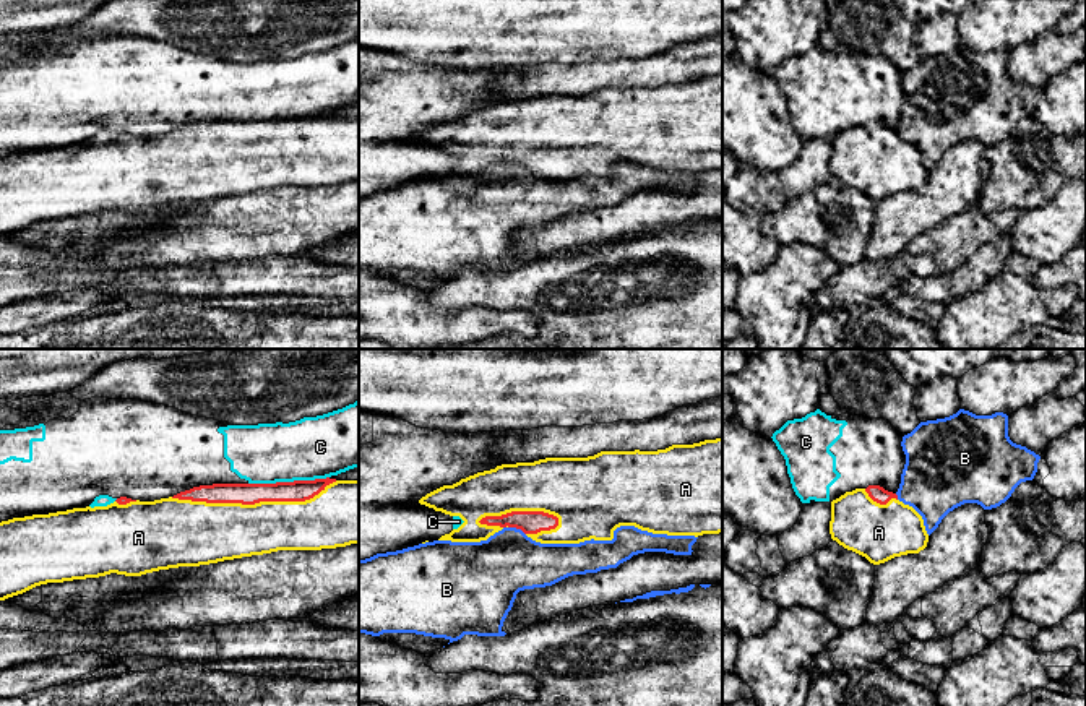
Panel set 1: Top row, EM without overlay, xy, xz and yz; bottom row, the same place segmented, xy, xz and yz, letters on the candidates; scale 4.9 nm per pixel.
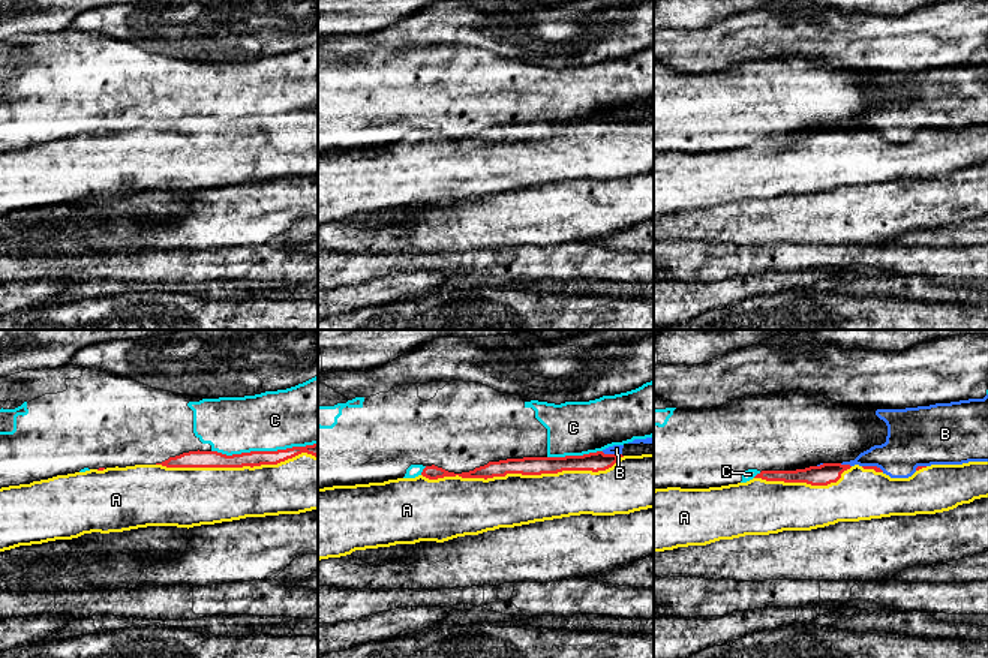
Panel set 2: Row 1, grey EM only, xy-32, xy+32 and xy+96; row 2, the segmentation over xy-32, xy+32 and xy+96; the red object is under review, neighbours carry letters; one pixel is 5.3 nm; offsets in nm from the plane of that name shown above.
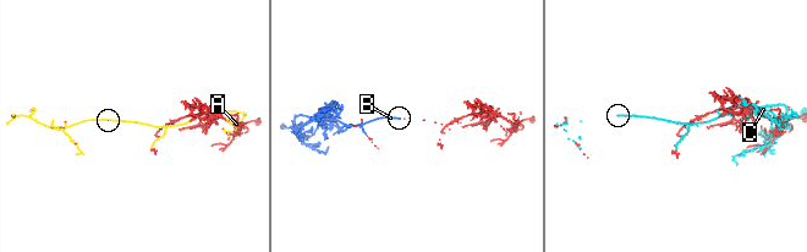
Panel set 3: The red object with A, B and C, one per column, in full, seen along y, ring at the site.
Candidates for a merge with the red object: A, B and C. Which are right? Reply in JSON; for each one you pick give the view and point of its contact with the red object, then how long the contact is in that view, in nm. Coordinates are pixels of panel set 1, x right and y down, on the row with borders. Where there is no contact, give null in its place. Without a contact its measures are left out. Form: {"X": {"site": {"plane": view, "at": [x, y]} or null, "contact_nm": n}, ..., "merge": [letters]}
{"A": {"site": {"plane": "xy", "at": [254, 503]}, "contact_nm": 850}, "merge": ["A"]}

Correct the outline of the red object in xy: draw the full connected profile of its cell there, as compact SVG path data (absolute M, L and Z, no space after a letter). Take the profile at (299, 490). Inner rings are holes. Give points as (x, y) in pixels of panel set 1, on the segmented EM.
M294 480L276 484L213 484L169 498L140 502L127 497L107 506L86 506L0 523L0 601L47 583L200 566L278 550L321 550L359 544L359 480Z

